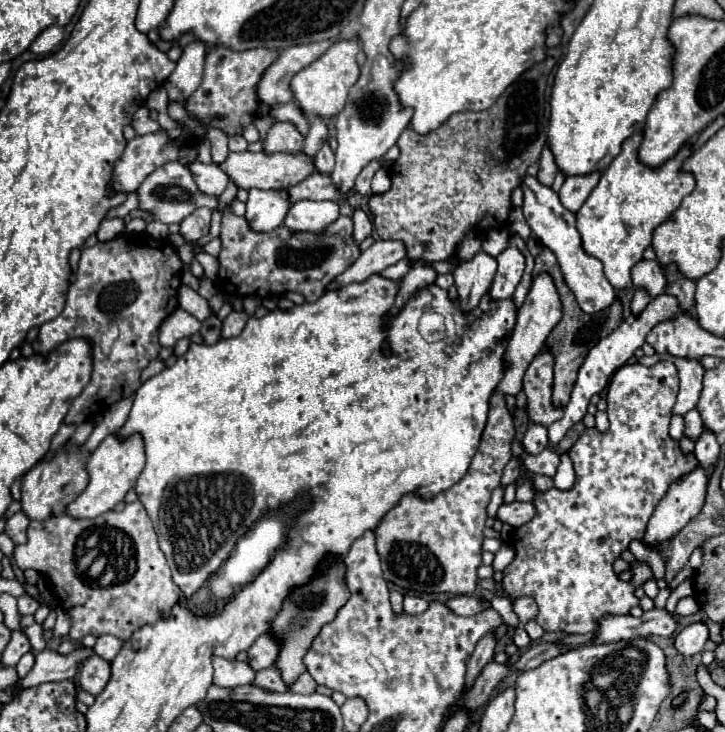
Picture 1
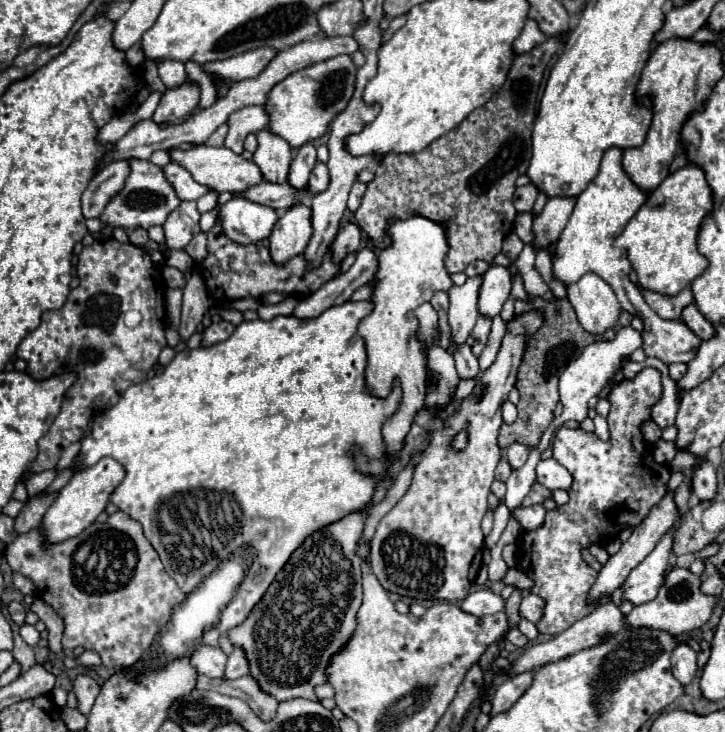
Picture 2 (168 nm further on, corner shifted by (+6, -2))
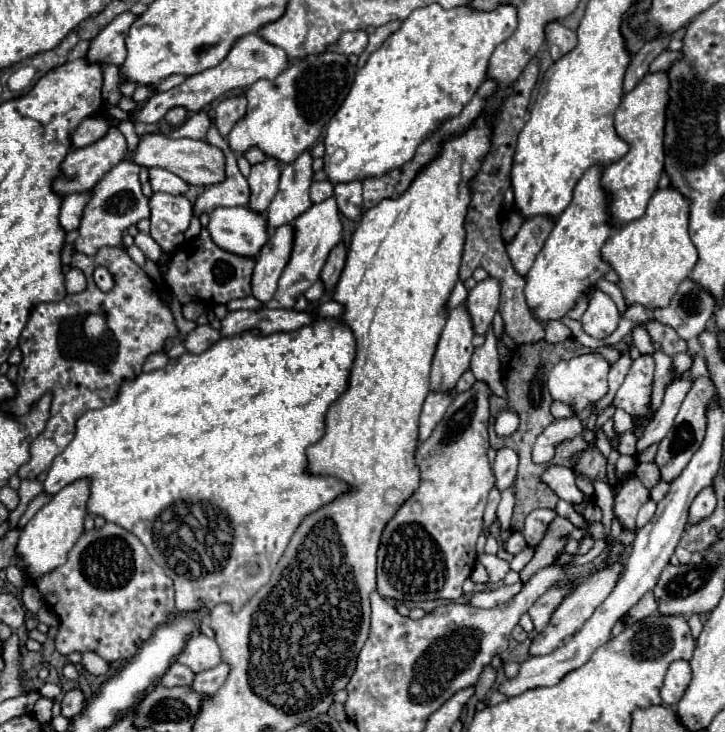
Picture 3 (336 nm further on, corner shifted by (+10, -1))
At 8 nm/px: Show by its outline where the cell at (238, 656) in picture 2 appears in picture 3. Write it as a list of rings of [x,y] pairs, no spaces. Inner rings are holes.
[[[220,663],[214,669],[196,673],[194,681],[192,681],[192,689],[196,693],[202,693],[202,695],[214,695],[224,685],[228,671],[230,671],[230,667],[226,663]]]

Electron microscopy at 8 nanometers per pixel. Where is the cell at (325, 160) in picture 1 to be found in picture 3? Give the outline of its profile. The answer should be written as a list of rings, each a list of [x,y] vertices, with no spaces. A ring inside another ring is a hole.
[[[318,181],[318,183],[312,183],[312,187],[310,187],[312,203],[322,203],[324,199],[328,199],[332,195],[334,195],[334,185],[328,181]]]

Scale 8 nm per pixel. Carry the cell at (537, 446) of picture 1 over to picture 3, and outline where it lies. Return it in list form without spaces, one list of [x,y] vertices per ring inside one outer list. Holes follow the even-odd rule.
[[[498,449],[496,459],[492,463],[492,471],[496,477],[496,487],[500,491],[512,487],[514,477],[516,477],[516,467],[518,467],[518,455],[512,449]]]

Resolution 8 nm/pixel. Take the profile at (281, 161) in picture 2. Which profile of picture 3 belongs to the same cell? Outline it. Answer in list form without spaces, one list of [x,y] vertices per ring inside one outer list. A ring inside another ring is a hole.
[[[266,159],[264,163],[254,165],[248,177],[248,185],[252,191],[248,209],[256,213],[266,213],[270,201],[278,191],[278,181],[280,181],[280,163],[276,163],[276,159]]]

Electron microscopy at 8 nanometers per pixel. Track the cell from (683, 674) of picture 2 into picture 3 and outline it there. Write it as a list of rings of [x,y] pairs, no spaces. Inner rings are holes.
[[[674,661],[670,665],[666,679],[664,679],[664,685],[660,689],[662,703],[666,707],[676,707],[678,699],[682,697],[686,687],[690,685],[690,679],[692,679],[692,671],[690,671],[688,661]]]

